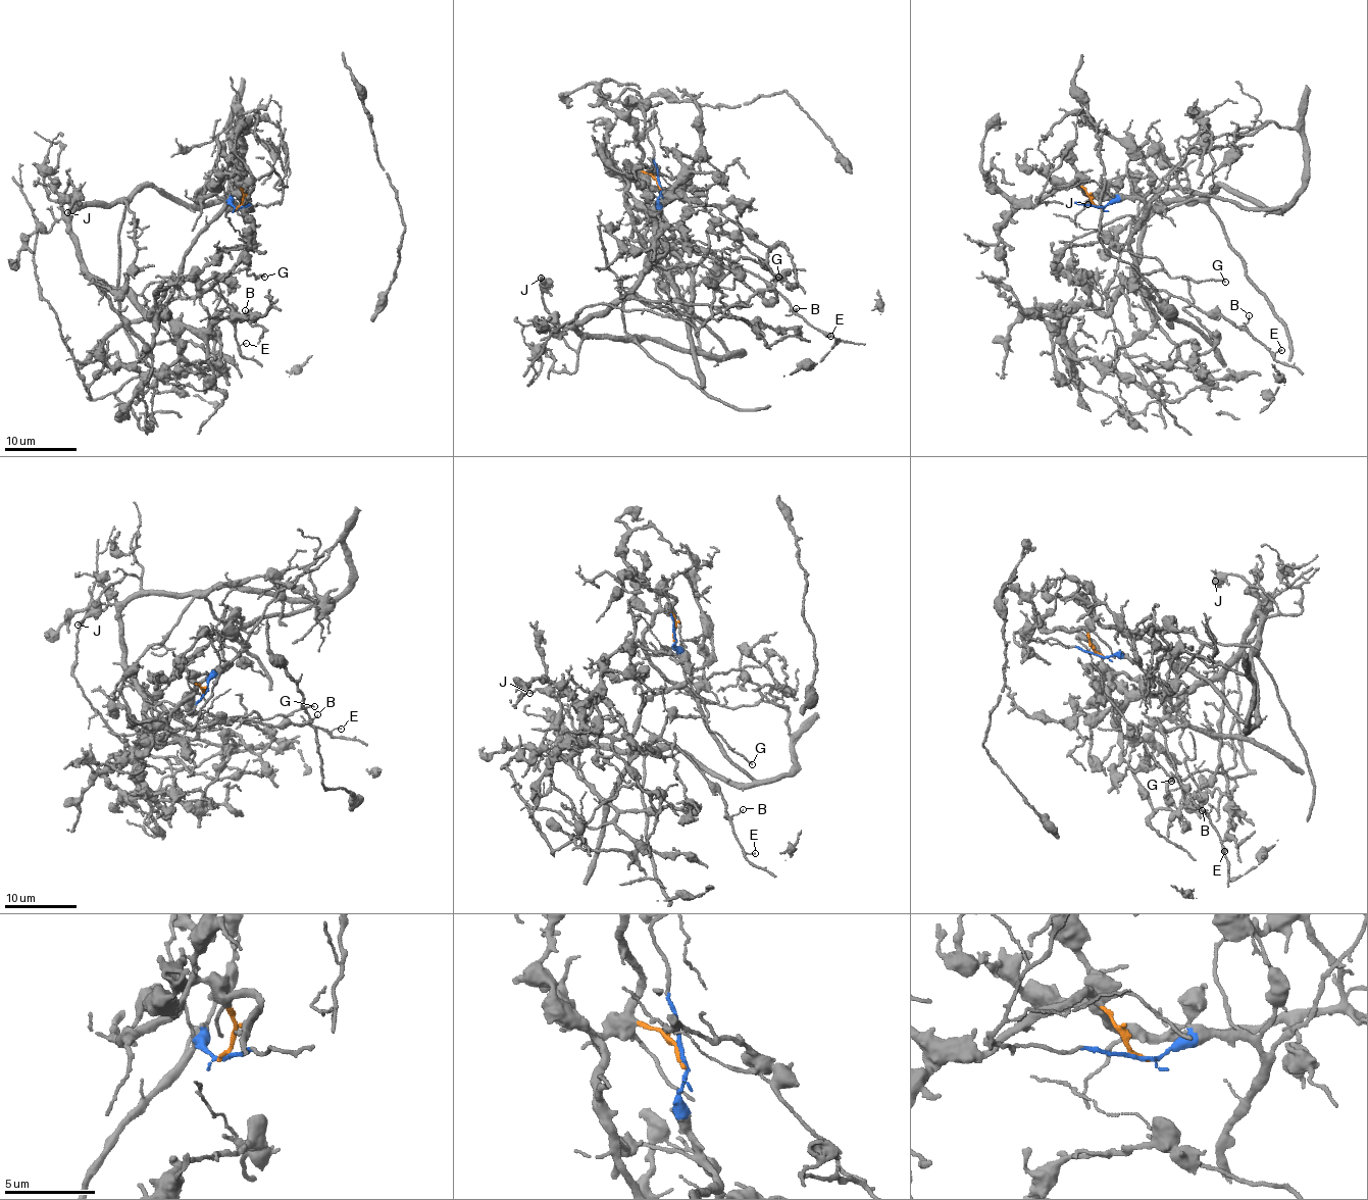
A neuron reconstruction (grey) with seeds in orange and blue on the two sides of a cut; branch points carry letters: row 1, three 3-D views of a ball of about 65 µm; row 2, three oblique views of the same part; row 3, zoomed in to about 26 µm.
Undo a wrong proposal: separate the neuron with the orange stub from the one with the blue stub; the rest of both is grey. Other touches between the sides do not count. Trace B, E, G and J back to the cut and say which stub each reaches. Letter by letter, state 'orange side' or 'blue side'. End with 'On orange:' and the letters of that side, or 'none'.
B: blue side
E: blue side
G: blue side
J: orange side
On orange: J

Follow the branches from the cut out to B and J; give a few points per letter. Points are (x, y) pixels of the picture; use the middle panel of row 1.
B: (659, 185), (671, 230), (665, 241), (687, 268), (708, 253), (723, 256), (796, 308)
J: (659, 185), (626, 176), (630, 223), (725, 354), (615, 337), (575, 350), (540, 278)

